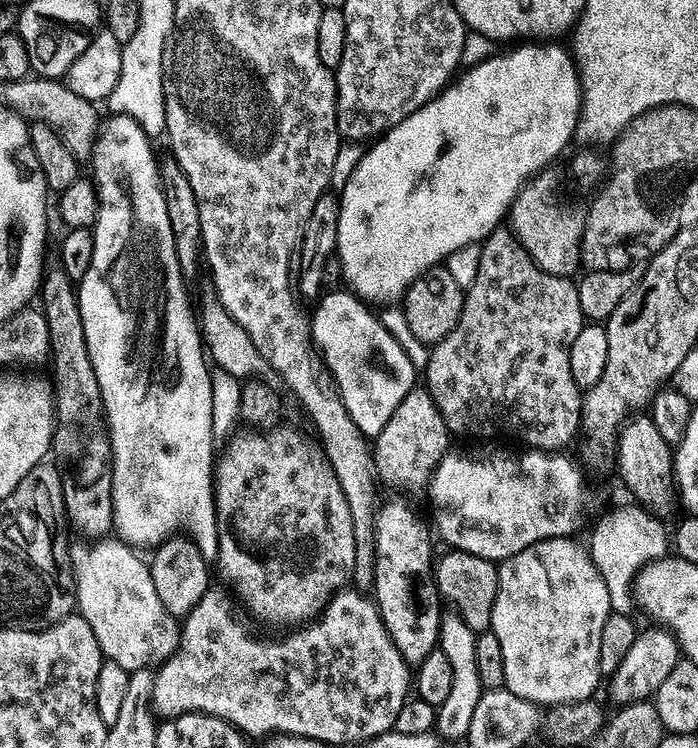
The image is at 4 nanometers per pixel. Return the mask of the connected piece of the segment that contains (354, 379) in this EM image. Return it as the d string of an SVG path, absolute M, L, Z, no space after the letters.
M342 290L328 293L313 311L312 315L316 317L316 334L328 350L330 364L334 366L338 391L347 412L365 437L375 438L385 428L394 410L401 405L402 399L415 387L414 380L418 376L418 370L398 345L397 340L386 330L379 317L374 312L370 313L367 309L369 307L355 293Z

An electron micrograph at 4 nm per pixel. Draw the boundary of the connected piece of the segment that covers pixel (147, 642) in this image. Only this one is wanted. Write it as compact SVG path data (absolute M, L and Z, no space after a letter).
M119 538L105 539L96 547L100 546L93 552L88 548L71 549L79 615L94 630L101 653L130 674L136 674L139 668L151 669L163 664L177 655L182 644L182 628L180 624L172 628L177 617L168 620L171 614L158 599L158 590L154 590L151 567L145 561L143 564L135 556L137 553Z

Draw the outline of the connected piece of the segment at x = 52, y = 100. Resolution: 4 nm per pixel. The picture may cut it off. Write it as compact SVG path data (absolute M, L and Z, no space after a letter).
M25 78L11 85L13 107L29 121L44 120L59 133L63 142L77 158L93 155L97 137L102 129L102 117L87 100L87 95L69 88L67 83L56 78Z

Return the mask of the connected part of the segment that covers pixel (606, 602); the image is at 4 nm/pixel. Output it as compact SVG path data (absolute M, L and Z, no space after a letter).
M558 536L536 541L498 568L500 589L490 630L502 642L506 688L537 706L587 700L602 679L598 646L612 603L592 557L572 540Z

